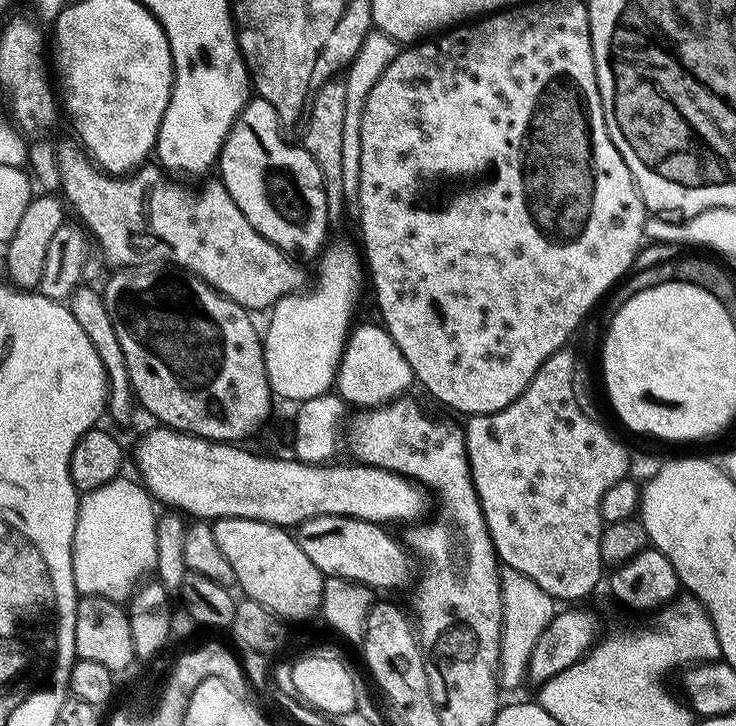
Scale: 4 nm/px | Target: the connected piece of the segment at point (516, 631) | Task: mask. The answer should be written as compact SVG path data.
M513 568L501 571L500 585L503 588L503 640L502 658L500 659L500 683L505 690L516 690L524 686L528 677L530 657L543 631L558 614L557 601L546 594L537 583L518 573Z

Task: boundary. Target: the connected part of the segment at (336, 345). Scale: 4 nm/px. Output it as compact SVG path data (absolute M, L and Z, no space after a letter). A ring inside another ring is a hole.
M329 243L319 257L320 277L307 292L301 290L282 298L271 309L272 321L263 333L266 374L273 397L293 400L296 406L336 388L340 359L343 358L356 307L366 292L366 264L359 247Z

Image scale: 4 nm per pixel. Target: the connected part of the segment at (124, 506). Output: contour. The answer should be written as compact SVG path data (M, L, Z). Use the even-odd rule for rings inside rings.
M121 478L98 491L85 493L81 499L72 551L74 582L81 597L101 596L127 603L149 579L148 573L156 570L158 511L151 493L141 483L134 482Z

